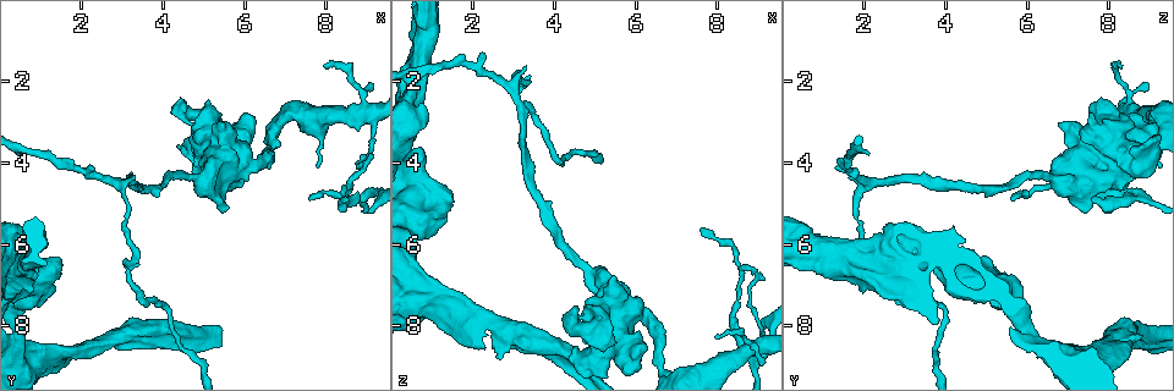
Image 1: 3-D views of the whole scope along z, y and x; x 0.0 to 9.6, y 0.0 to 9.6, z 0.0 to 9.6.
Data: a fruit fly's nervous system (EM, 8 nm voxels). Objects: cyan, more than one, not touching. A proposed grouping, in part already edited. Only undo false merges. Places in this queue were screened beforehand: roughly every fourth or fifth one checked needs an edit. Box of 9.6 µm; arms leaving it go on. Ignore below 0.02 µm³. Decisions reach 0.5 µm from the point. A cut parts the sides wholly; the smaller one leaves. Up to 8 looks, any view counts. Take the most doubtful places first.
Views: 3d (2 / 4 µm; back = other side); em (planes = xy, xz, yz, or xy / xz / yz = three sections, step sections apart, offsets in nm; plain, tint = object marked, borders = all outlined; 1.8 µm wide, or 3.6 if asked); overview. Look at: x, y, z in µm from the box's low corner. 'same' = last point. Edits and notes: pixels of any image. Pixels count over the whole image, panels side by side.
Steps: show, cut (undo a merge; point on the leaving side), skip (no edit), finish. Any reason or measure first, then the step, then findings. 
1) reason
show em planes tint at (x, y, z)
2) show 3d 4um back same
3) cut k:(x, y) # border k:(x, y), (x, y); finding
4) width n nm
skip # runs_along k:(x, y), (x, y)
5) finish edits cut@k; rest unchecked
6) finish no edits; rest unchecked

thick turns thin
show 3d 4um at (0.65, 6.75, 4.80)

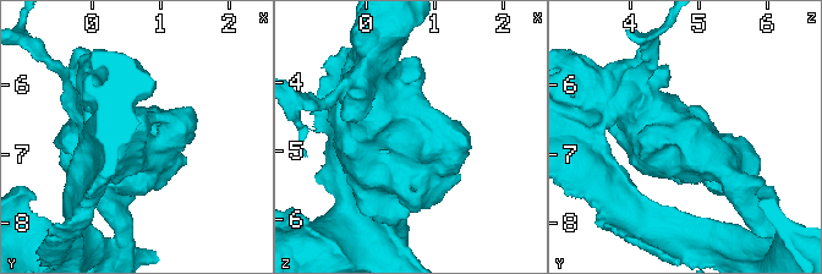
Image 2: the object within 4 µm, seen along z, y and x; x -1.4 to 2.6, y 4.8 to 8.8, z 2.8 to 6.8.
show em 3.6um planes tint same

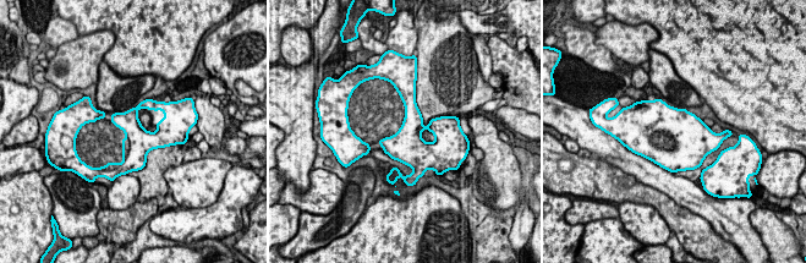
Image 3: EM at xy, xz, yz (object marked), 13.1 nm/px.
skip # all the same neuron

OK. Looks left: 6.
abrupt turn
show em planes tint at (0.75, 8.95, 7.30)

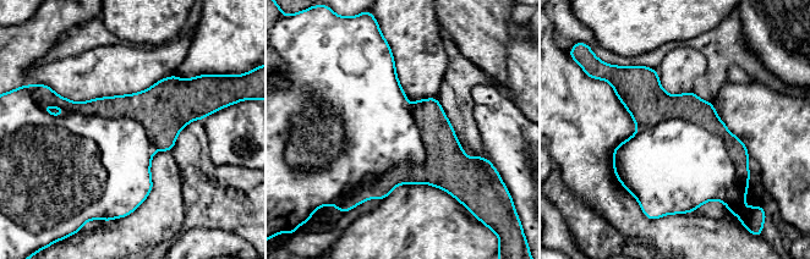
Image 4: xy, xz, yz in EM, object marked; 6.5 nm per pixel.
cut 4:(445, 166) # border 4:(409, 105), (426, 158), (346, 194); two neurons meet here

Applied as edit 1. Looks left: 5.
branch point
show em 3.6um planes borders at (8.90, 4.85, 8.70)

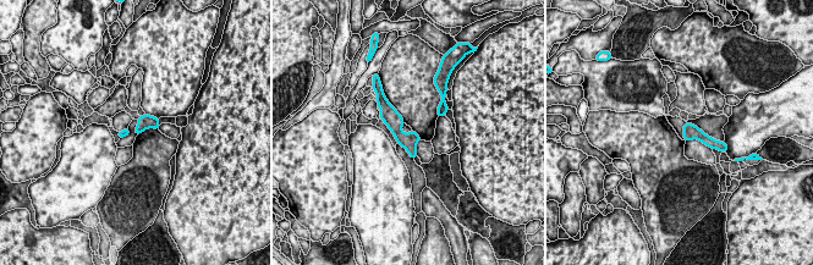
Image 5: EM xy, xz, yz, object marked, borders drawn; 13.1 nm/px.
skip # runs_along 5:(386, 105), (396, 131), (413, 154); continuous, no second neuron

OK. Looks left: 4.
show overview

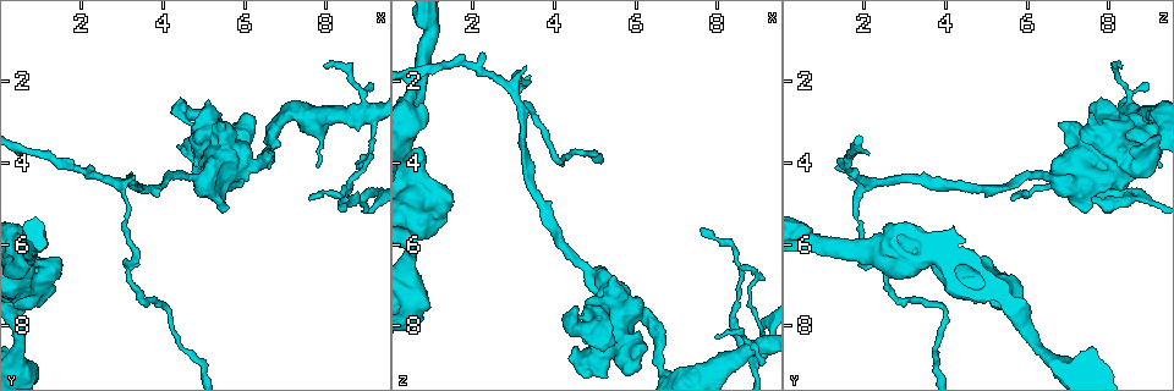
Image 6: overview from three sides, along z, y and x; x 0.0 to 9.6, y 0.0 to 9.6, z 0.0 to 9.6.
calibre changes
show em xy step 4 tint at (5.50, 3.25, 7.25)

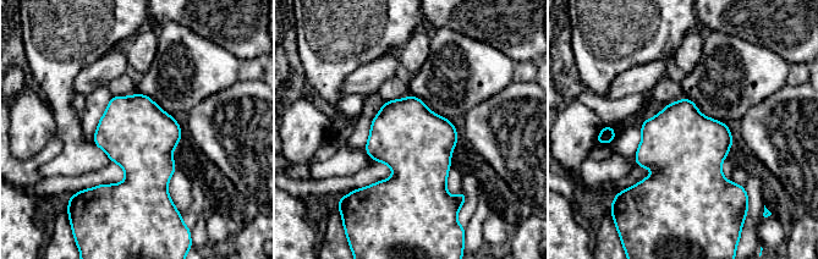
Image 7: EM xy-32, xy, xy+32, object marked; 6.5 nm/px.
cut it another way
show em planes tint same

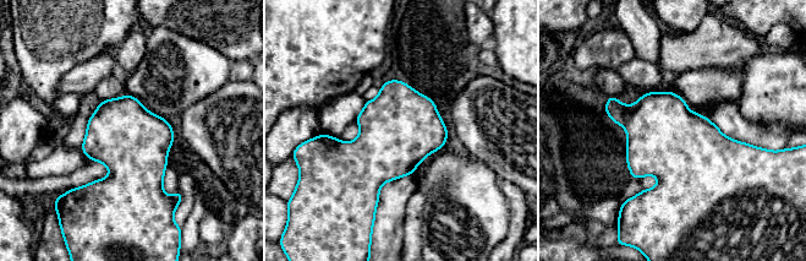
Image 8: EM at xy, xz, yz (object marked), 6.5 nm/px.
width 460 nm
skip # all the same neuron

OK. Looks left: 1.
finish edits cut@4; rest unchecked

